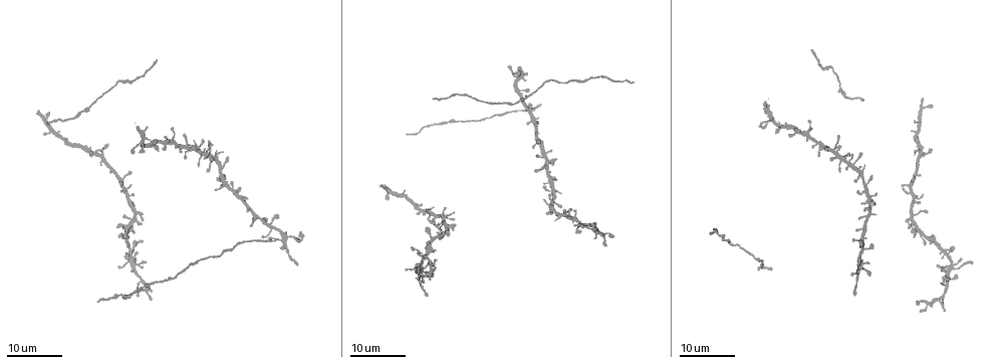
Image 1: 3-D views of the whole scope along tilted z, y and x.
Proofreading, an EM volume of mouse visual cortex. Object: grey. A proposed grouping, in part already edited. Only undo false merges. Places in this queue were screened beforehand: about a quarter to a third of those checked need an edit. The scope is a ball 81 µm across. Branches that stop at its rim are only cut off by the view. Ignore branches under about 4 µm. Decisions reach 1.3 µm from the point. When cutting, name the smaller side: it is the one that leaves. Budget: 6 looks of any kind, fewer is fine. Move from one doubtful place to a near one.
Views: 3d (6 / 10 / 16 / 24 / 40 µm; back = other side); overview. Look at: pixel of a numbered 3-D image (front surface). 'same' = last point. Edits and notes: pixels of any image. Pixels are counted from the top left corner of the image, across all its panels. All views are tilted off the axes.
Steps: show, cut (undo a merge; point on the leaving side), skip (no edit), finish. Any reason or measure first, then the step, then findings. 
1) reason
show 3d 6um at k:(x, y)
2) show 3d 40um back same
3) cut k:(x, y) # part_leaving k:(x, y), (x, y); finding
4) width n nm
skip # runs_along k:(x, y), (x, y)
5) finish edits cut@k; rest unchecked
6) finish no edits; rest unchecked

thin arm on a thick one
show 3d 16um at 1:(950, 268)

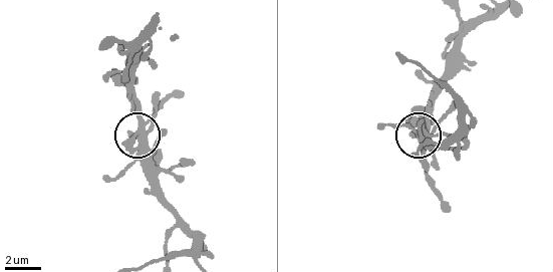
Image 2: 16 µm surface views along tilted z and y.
show 3d 6um at 2:(145, 136)

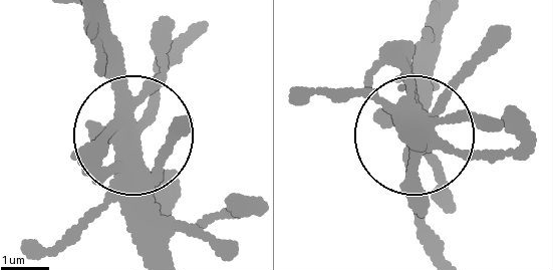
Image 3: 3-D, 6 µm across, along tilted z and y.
width 360 nm
skip # one neuron here

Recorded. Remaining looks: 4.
four or more arms meet
show 3d 16um at 1:(285, 240)

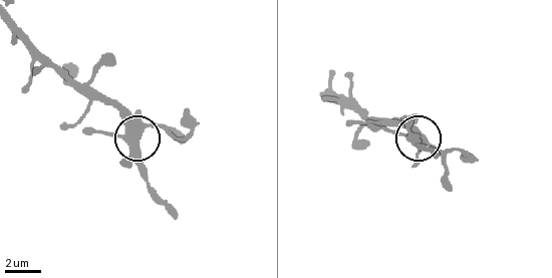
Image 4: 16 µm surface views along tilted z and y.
show 3d 6um at 4:(138, 135)

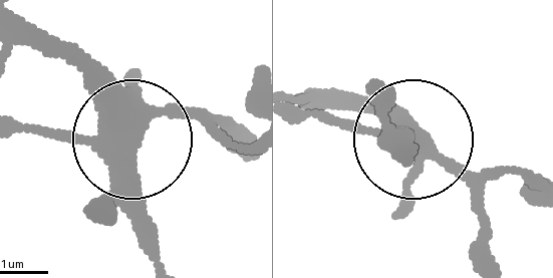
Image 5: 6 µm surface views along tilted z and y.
width 420 nm
skip # runs_along 5:(18, 19), (53, 41), (125, 132), (224, 120); continuous, no second neuron

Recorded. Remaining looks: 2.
four-way junction
show 3d 16um at 1:(147, 145)

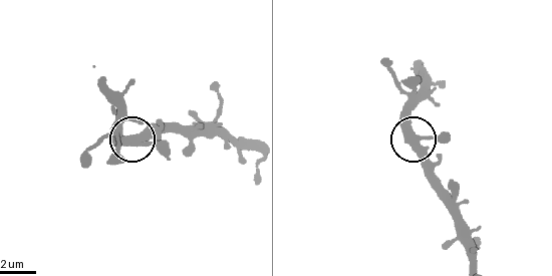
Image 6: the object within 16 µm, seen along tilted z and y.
show 3d 6um at 6:(135, 144)

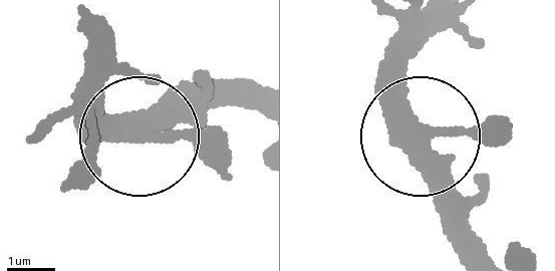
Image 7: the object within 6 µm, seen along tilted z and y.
arms 4
skip # one neuron here

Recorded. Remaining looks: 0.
finish no edits; rest unchecked

